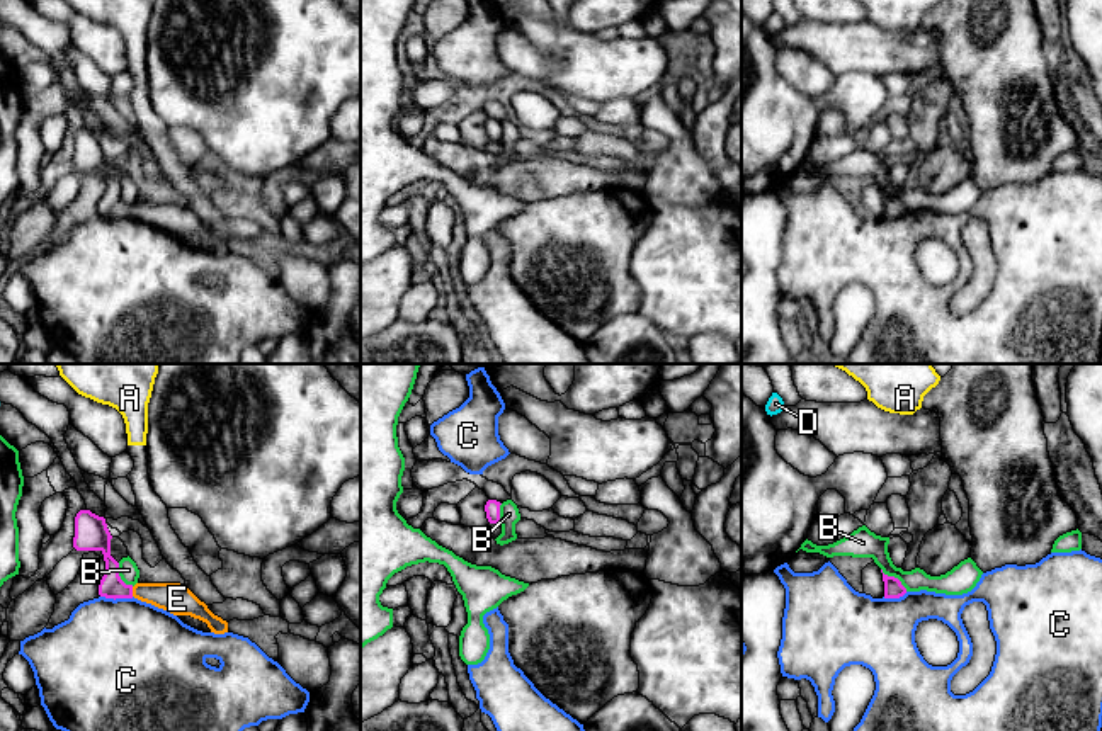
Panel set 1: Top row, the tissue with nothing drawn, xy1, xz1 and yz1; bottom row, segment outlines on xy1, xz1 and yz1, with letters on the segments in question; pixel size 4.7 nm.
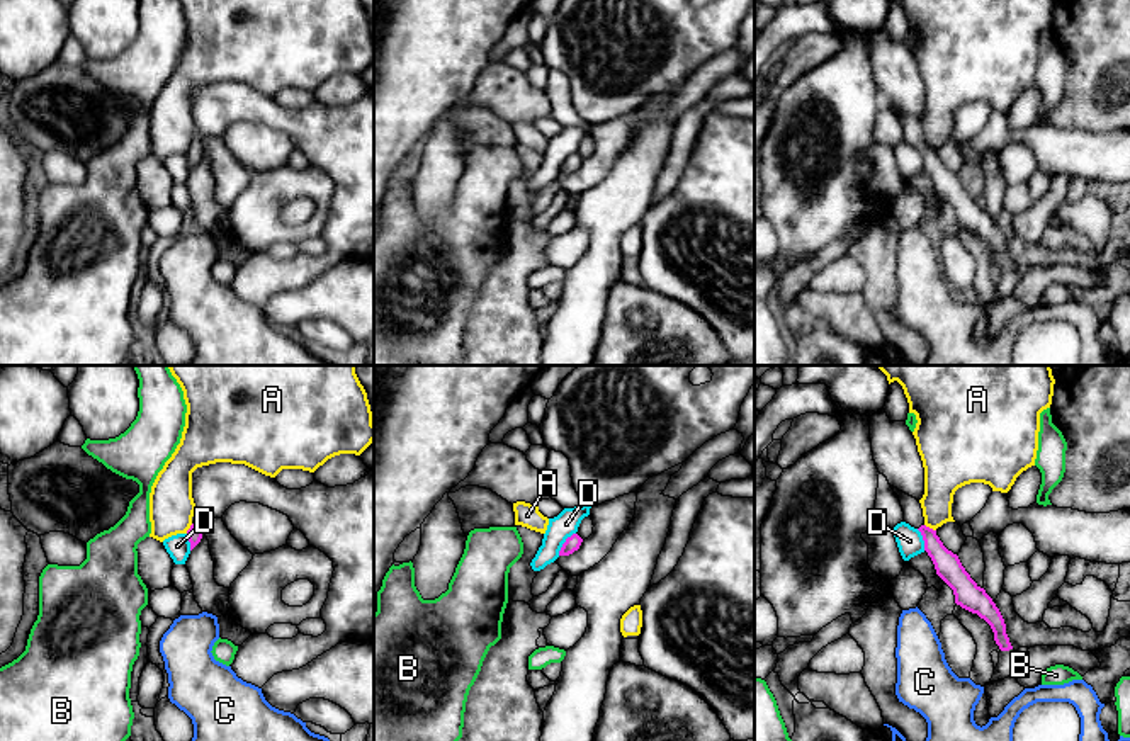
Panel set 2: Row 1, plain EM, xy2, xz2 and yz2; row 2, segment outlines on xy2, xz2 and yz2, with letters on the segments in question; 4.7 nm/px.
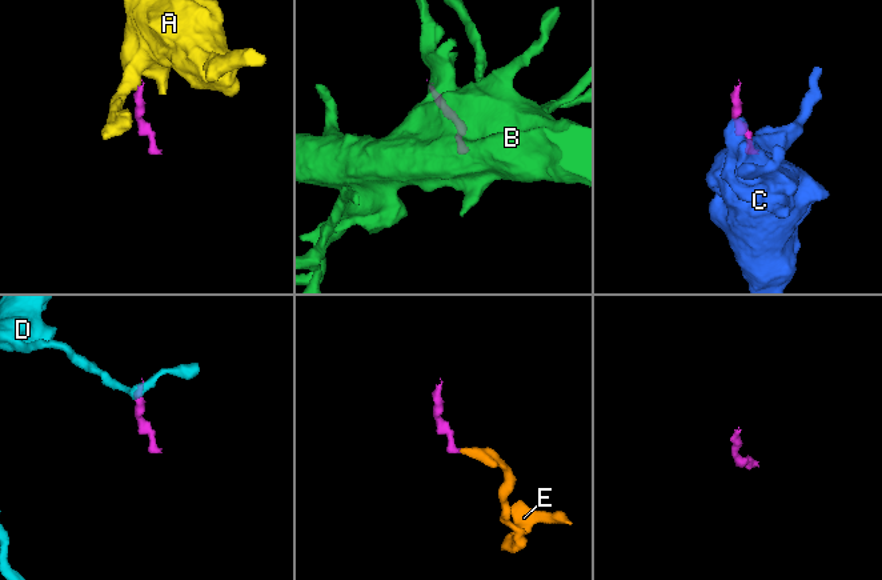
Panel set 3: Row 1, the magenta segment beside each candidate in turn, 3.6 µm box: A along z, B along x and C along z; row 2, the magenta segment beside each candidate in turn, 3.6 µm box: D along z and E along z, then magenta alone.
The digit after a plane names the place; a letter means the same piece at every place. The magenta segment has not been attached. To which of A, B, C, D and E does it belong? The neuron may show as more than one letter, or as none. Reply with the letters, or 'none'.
E

